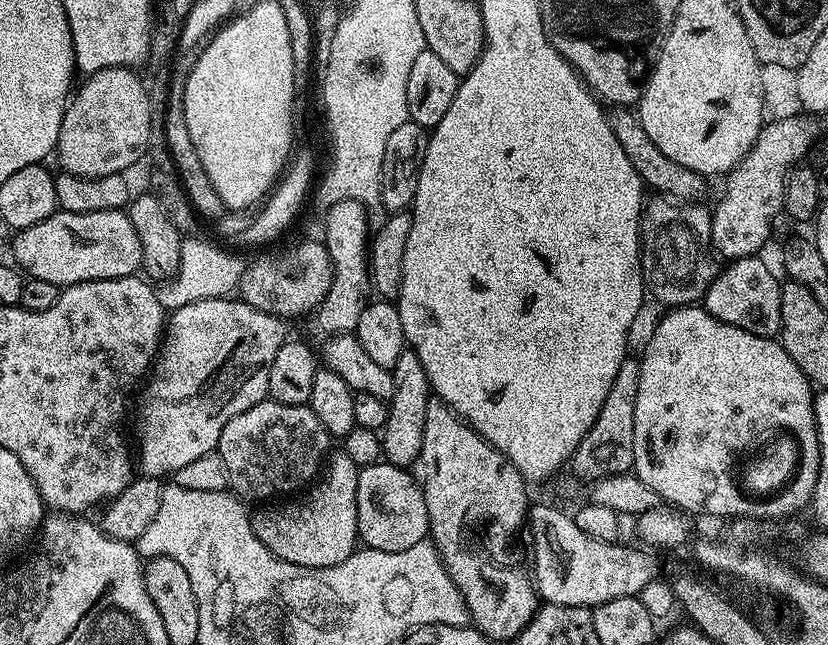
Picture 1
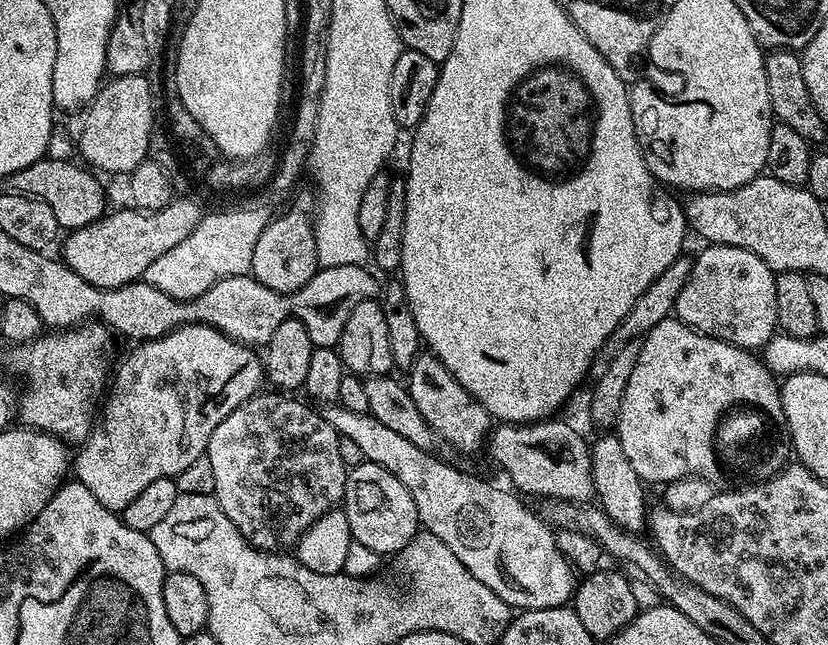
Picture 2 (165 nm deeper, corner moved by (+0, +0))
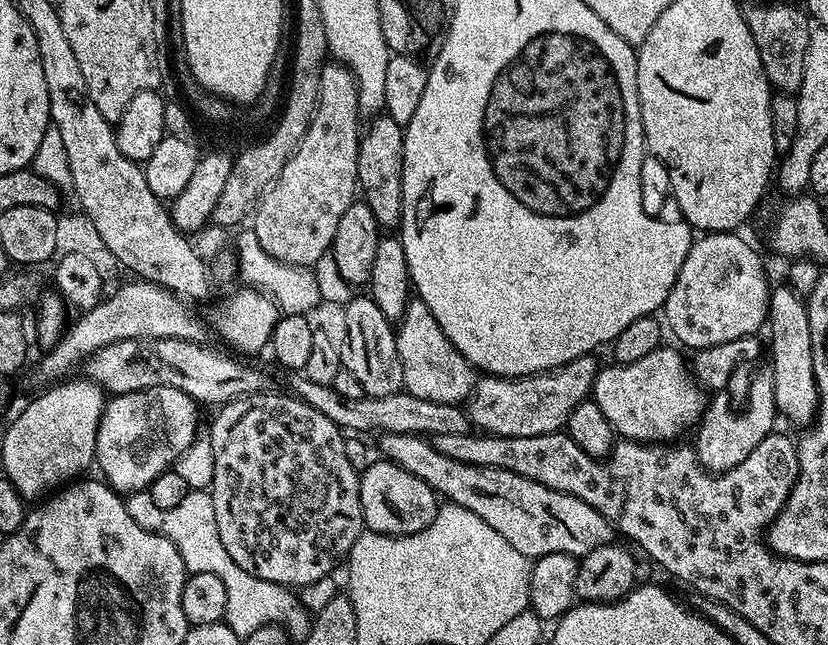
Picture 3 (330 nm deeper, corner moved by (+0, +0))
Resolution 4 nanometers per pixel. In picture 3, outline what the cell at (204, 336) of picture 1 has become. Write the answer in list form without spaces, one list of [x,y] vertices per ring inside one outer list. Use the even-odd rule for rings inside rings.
[[[170,386],[147,388],[125,396],[113,395],[105,403],[96,439],[94,464],[100,467],[99,475],[118,493],[145,491],[196,441],[199,410],[197,401]]]

